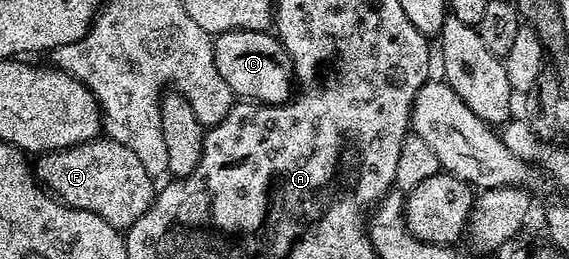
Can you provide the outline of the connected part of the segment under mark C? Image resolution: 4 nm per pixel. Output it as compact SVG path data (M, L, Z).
M223 31L212 41L214 65L237 100L275 105L287 103L294 95L292 58L275 34L268 31Z

